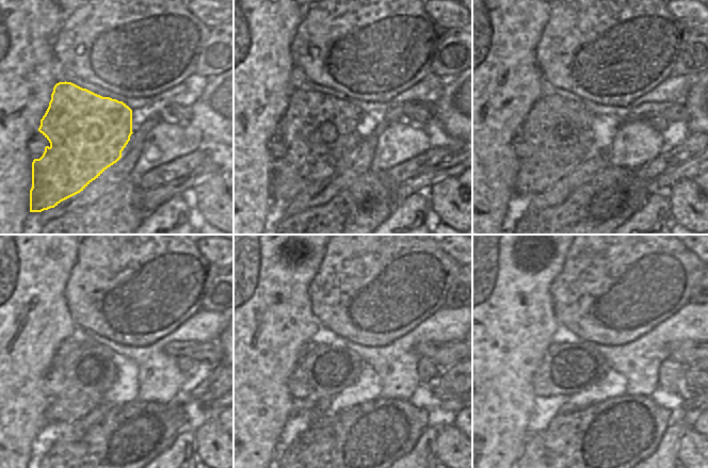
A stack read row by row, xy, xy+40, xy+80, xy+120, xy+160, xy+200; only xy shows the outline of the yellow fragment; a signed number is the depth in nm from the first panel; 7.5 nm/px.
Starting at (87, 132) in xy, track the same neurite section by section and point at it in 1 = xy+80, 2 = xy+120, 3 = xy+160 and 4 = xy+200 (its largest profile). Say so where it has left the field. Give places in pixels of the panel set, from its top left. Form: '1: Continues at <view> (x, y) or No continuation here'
1: Continues at xy+80 (544, 159)
2: Continues at xy+120 (68, 399)
3: Continues at xy+160 (305, 384)
4: Continues at xy+200 (547, 377).

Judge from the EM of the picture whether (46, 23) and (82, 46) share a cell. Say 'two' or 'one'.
two

